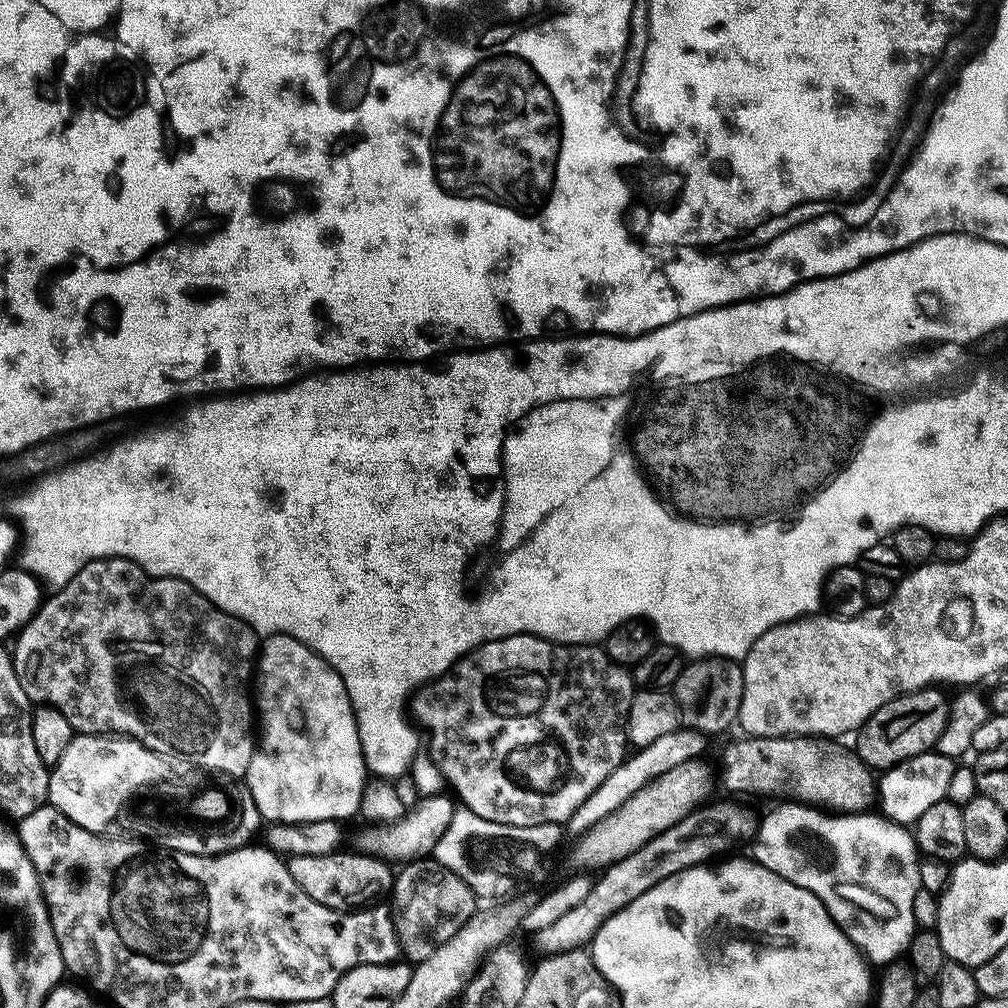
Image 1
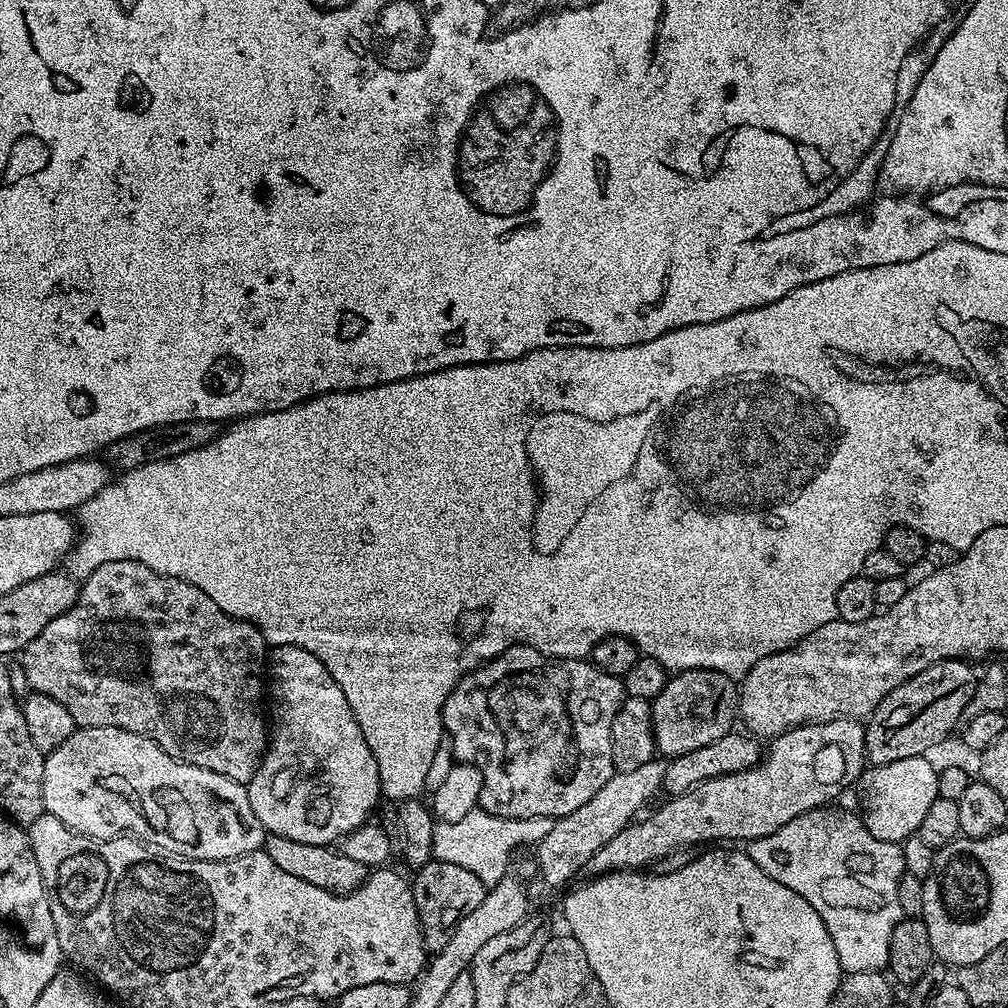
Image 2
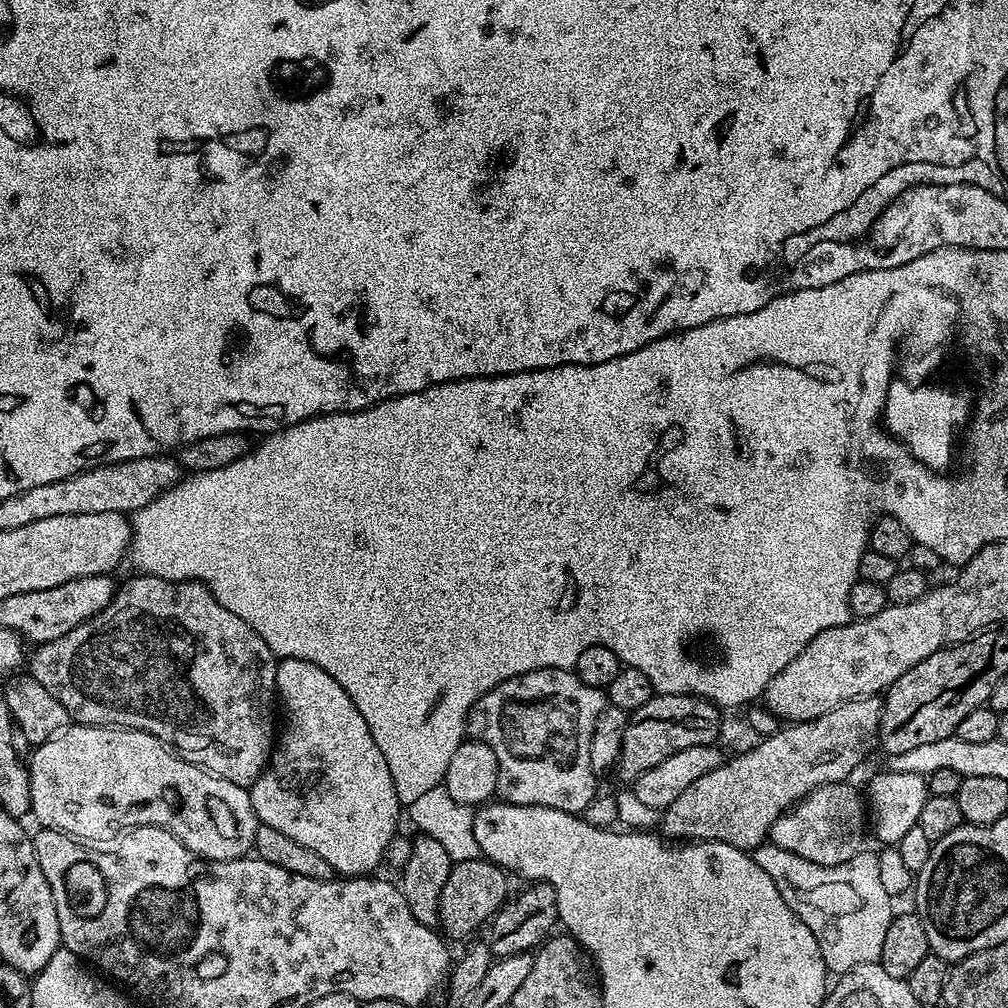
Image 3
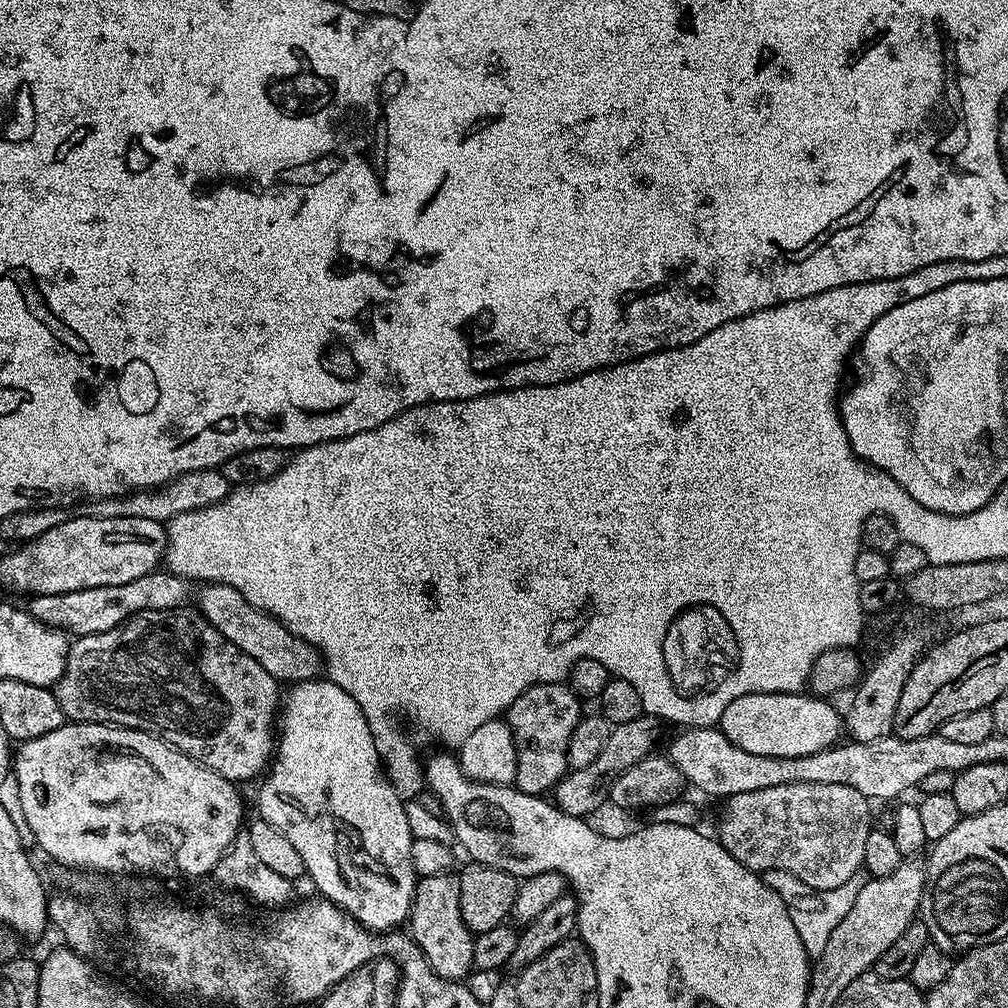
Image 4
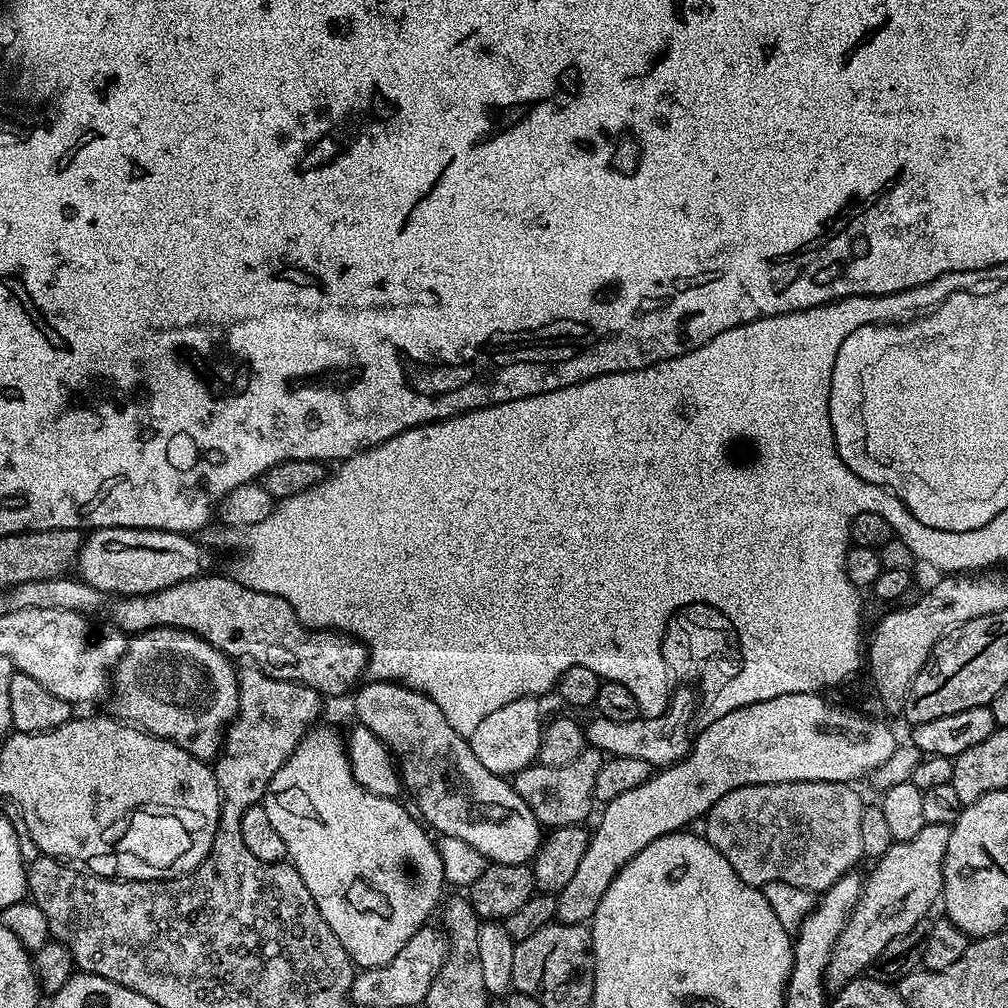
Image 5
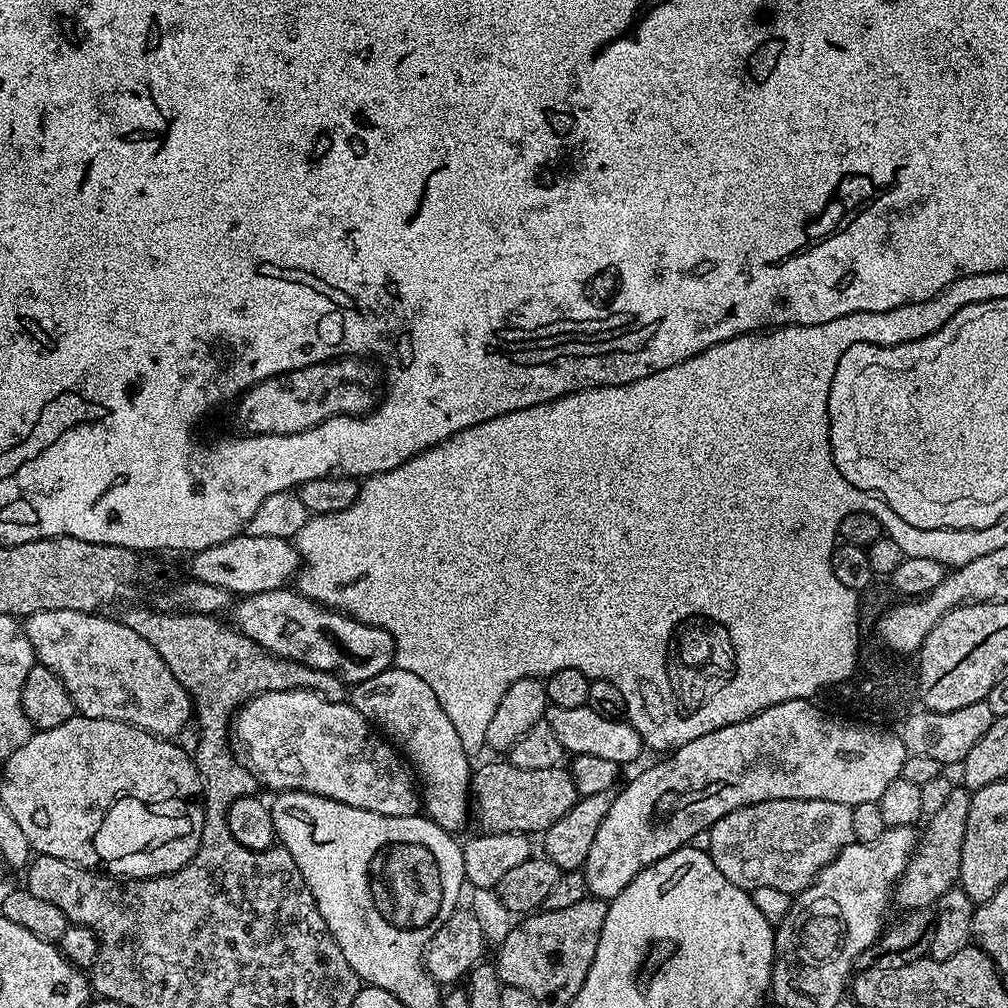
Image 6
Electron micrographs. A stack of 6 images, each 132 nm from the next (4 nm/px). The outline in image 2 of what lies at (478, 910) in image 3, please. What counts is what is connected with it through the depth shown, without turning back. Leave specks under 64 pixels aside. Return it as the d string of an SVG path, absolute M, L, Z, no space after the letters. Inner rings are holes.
M435 858L415 869L410 883L420 919L420 932L424 936L424 947L429 953L439 954L443 952L446 942L450 942L452 932L462 918L482 902L486 885L478 878L478 874L470 874L470 870L462 866L454 866L454 862L442 862Z

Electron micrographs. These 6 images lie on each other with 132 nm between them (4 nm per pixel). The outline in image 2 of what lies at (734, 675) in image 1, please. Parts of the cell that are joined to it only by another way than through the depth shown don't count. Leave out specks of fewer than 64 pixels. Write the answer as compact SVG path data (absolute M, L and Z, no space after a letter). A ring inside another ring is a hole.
M691 668L685 672L677 672L669 679L652 706L652 736L656 739L655 751L661 757L673 758L682 754L690 754L690 750L698 750L698 746L710 746L710 742L718 742L738 724L740 710L740 689L733 677L722 674L713 668Z

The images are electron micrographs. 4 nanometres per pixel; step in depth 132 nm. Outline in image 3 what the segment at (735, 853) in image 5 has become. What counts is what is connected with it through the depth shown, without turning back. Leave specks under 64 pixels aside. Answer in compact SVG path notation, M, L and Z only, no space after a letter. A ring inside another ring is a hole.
M848 782L827 784L799 800L774 822L771 843L818 866L838 866L857 856L862 850L864 828L866 832L866 804L861 793L859 796L850 785Z

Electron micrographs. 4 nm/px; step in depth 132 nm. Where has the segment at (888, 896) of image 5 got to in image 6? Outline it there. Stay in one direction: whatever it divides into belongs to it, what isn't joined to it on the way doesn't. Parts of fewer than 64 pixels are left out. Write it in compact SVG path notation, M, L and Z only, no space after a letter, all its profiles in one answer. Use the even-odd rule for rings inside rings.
M954 786L946 806L938 814L927 817L922 835L917 839L916 849L908 859L908 865L894 889L894 904L900 910L932 908L946 894L946 890L957 887L962 866L962 838L966 838L966 818L970 814L972 792L963 786Z

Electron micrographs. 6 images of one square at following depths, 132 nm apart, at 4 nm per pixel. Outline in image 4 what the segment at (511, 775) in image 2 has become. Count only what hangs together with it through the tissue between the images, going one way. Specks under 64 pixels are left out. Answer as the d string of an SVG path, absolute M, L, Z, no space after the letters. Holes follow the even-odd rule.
M567 683L530 686L508 708L506 719L516 743L516 779L519 792L531 796L544 796L555 789L568 767L568 742L570 734L582 719L581 697L572 693Z

